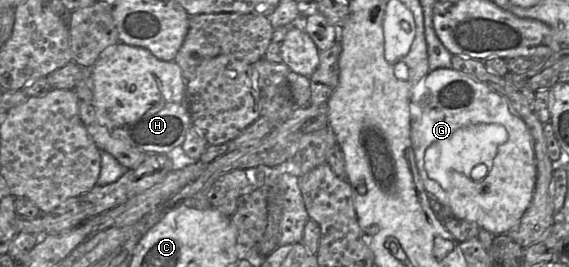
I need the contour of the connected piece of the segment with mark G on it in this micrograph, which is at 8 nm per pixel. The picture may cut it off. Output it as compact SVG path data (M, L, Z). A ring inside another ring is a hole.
M438 68L429 71L416 88L417 102L422 91L428 90L428 98L423 106L421 115L411 119L411 142L418 172L425 190L429 195L435 196L442 204L448 206L454 218L475 223L480 229L485 229L494 236L507 234L518 226L522 216L531 204L537 180L535 154L530 132L524 121L513 111L507 100L497 92L477 81L473 77L460 73L453 68Z

